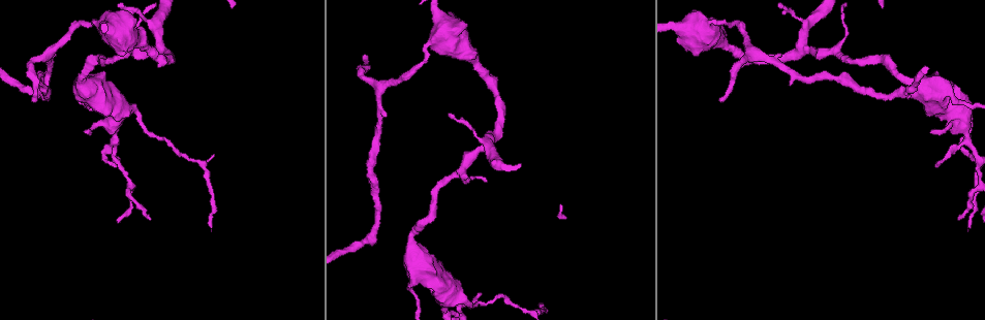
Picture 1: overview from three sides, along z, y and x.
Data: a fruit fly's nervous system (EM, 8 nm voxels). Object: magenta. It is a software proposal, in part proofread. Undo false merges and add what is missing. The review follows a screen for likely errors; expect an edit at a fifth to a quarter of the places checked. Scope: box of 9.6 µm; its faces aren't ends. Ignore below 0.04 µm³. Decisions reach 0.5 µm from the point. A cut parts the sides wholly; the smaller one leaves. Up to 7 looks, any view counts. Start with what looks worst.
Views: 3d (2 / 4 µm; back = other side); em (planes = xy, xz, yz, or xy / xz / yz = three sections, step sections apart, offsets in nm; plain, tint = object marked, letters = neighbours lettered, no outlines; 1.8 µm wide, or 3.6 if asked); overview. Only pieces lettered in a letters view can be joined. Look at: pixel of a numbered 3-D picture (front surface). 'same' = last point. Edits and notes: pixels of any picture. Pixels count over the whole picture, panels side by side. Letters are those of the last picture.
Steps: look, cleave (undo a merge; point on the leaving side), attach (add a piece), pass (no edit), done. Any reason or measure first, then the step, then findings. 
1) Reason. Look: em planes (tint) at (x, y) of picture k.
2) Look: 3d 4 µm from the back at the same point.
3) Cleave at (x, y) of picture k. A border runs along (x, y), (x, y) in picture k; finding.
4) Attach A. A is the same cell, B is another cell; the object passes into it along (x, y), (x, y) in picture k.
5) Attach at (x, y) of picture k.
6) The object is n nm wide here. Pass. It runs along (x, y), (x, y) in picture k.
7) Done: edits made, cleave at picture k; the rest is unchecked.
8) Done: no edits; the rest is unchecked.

Branch stops here. Look: em xy step 4 (tint) at (719, 99) of picture 1.

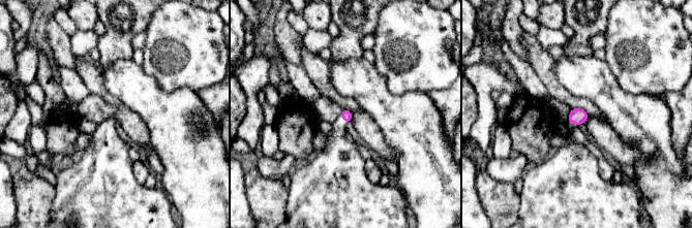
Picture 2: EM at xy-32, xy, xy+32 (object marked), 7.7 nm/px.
Look: em yz step 16 (tint) at the same point.

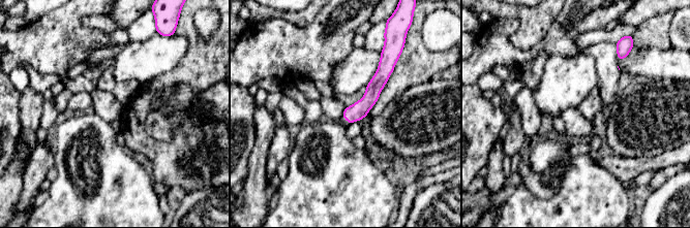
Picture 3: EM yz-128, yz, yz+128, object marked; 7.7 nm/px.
What lies round it. Look: em yz step 16 (letters) at the same point.

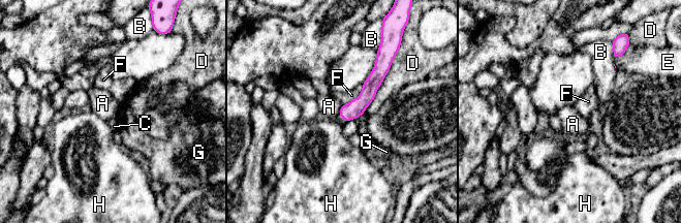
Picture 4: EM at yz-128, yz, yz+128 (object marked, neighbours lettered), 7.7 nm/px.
The object is 140 nm wide here; the longest contact is with D, 460 nm. Attach H. H is the same cell, A, B, C, D, E, F and G are other cells; it goes on there.

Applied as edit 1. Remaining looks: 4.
Abrupt turn. Look: em planes (tint) at (85, 85) of picture 1.

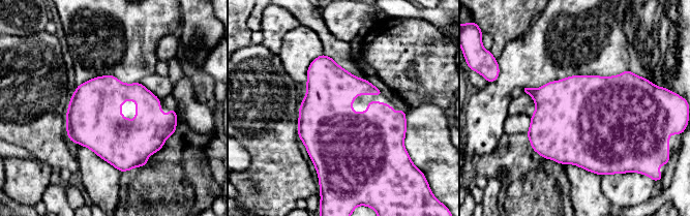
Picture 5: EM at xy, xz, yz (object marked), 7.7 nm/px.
Look: em planes (letters) at the same point.

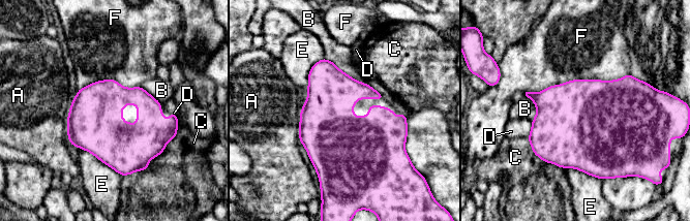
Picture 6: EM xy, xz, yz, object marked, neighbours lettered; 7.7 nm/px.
Pass. A, B, C, D, E and F are other cells; continuous, no second neuron.

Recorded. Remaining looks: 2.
Look: em planes (tint) at (971, 147) of picture 1.

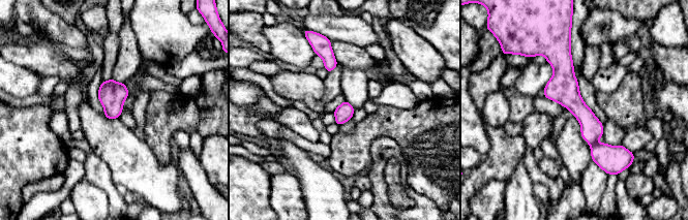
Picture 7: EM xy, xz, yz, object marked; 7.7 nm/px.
Look: em planes (letters) at the same point.

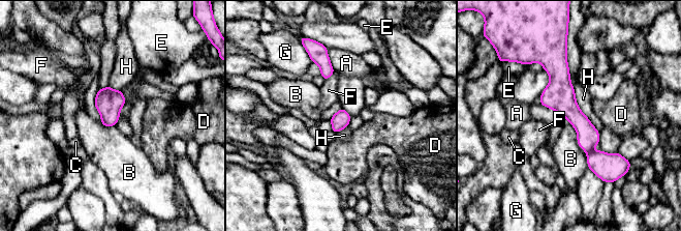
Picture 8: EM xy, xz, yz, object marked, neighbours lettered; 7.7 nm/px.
The longest contact is with H, 480 nm. Pass. A, B, C, D, E, F, G and H are other cells; all the same neuron.

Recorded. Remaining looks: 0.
Done: edits made, attach at picture 4; the rest is unchecked.

